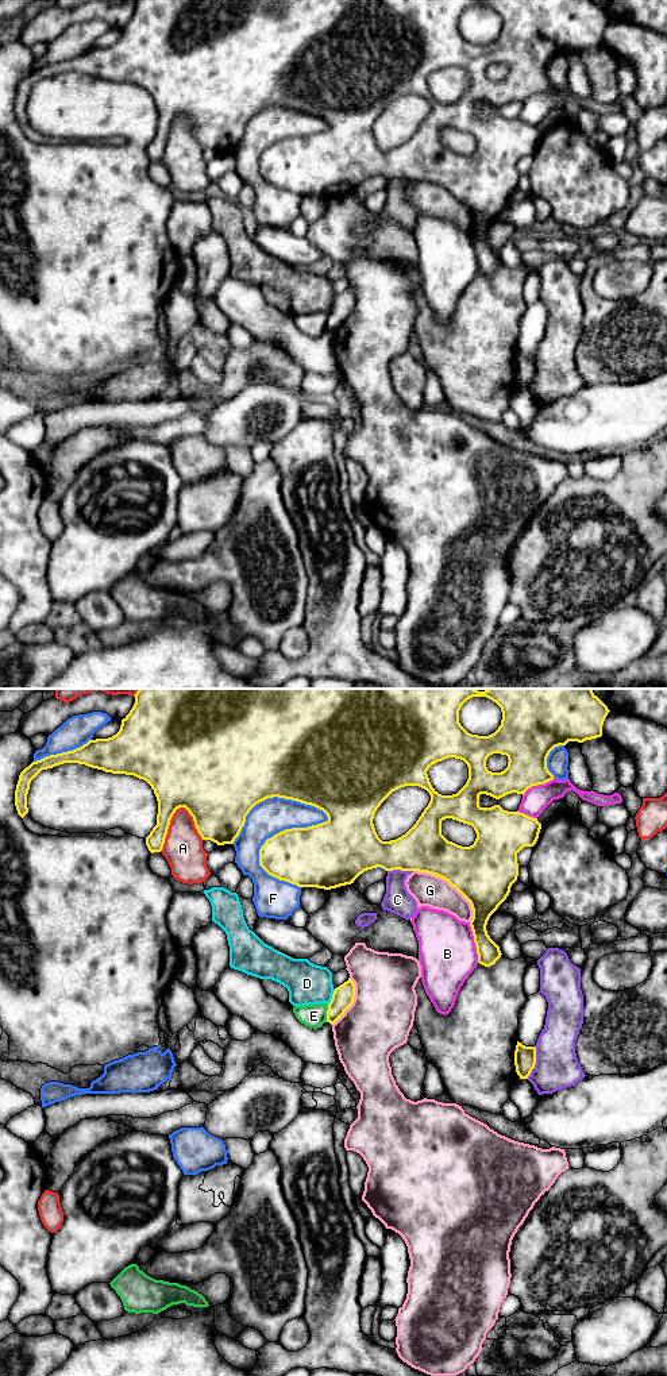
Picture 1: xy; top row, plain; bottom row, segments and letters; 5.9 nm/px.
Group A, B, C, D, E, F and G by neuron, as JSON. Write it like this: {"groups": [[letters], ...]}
{"groups": [["A"], ["B"], ["C"], ["D"], ["E"], ["F"], ["G"]]}

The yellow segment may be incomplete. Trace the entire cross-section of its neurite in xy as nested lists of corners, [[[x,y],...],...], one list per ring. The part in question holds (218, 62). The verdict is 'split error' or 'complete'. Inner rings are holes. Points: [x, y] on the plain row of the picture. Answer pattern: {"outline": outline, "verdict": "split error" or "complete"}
{"outline": [[[136,0],[135,12],[130,22],[122,28],[120,38],[116,43],[108,47],[89,49],[80,57],[73,59],[50,63],[41,69],[32,70],[26,76],[20,84],[15,99],[15,115],[18,123],[23,127],[28,122],[27,103],[31,89],[42,80],[53,77],[63,72],[78,72],[92,77],[103,78],[112,82],[134,84],[146,89],[158,109],[157,134],[146,146],[146,154],[151,162],[161,161],[165,153],[170,128],[177,117],[185,116],[193,126],[194,135],[203,149],[211,149],[217,154],[234,153],[246,131],[246,124],[259,111],[278,105],[285,108],[297,109],[305,113],[315,115],[323,119],[328,128],[325,131],[312,134],[308,136],[292,136],[285,138],[273,146],[267,147],[259,158],[259,174],[271,185],[296,193],[298,196],[317,196],[324,199],[336,197],[340,194],[351,193],[354,189],[367,178],[377,176],[385,180],[401,178],[401,180],[419,180],[436,184],[447,189],[455,196],[471,213],[473,227],[470,235],[474,244],[474,251],[478,262],[478,271],[490,275],[501,266],[500,255],[490,247],[486,239],[490,224],[498,217],[498,215],[506,208],[510,201],[512,193],[518,185],[517,162],[524,155],[533,155],[539,147],[541,132],[537,127],[529,126],[520,120],[504,119],[500,113],[491,116],[479,115],[479,104],[486,103],[496,108],[500,108],[508,103],[517,101],[525,103],[528,97],[537,93],[544,93],[554,88],[554,84],[547,77],[547,66],[550,61],[559,54],[566,54],[568,50],[583,51],[586,49],[597,47],[602,45],[604,30],[610,20],[608,15],[593,0]],[[473,5],[486,5],[496,11],[502,20],[502,28],[498,38],[489,45],[478,45],[469,42],[459,31],[459,19],[462,14]],[[493,62],[501,62],[508,65],[508,76],[501,81],[491,81],[486,76],[486,69]],[[455,66],[463,69],[469,76],[469,88],[466,93],[452,104],[439,103],[431,93],[428,86],[428,77],[444,68]],[[405,95],[419,95],[427,99],[431,104],[428,115],[424,117],[416,132],[401,146],[390,150],[382,150],[374,136],[373,127],[381,112],[396,99]],[[452,127],[459,131],[471,134],[477,142],[477,147],[473,154],[462,155],[452,150],[448,150],[442,143],[442,130]]], "verdict": "complete"}

